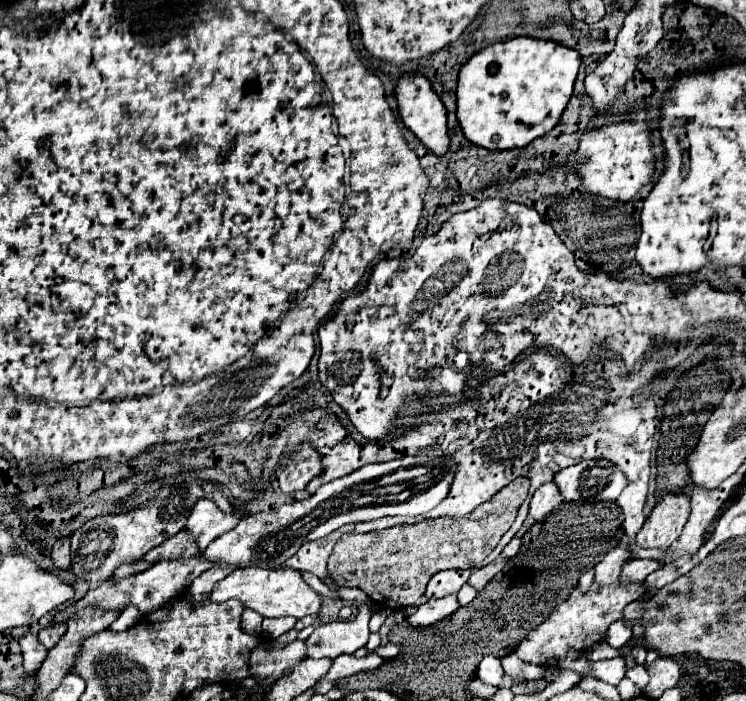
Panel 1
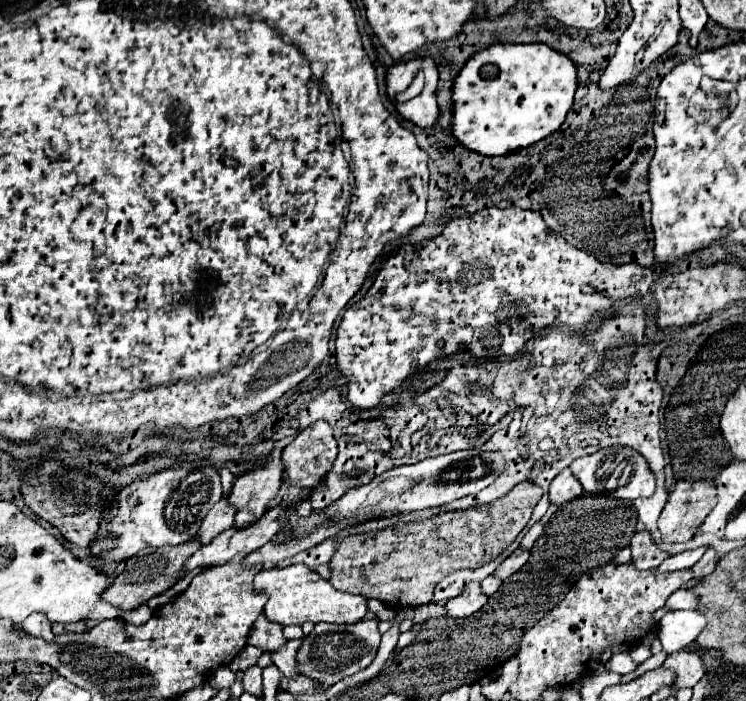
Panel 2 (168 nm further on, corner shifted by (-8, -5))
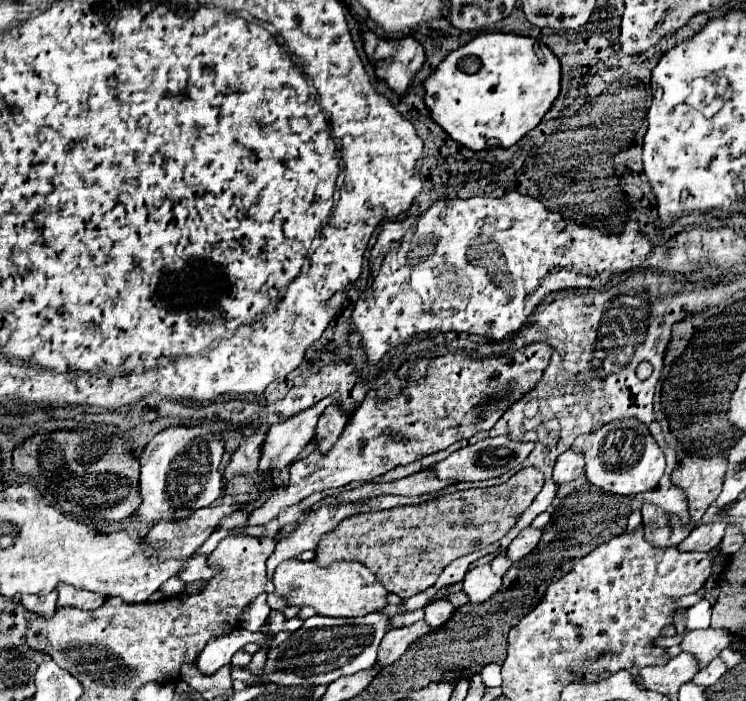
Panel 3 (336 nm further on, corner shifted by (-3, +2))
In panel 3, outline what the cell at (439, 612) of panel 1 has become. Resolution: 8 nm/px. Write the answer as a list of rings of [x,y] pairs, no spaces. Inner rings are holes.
[[[489,565],[473,567],[463,581],[461,591],[469,597],[469,603],[487,601],[501,587],[501,577],[497,577]]]

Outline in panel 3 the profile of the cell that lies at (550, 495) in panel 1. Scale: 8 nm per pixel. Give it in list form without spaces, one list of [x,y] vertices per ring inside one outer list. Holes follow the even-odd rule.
[[[571,449],[565,451],[563,455],[559,455],[557,463],[555,463],[555,469],[553,469],[553,481],[561,487],[561,485],[567,485],[571,481],[575,481],[581,473],[583,473],[583,457],[573,453]]]

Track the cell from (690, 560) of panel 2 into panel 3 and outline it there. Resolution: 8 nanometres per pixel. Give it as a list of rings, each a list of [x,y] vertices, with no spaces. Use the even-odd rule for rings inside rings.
[[[717,521],[717,523],[695,527],[689,533],[689,537],[685,537],[683,543],[679,543],[679,549],[681,551],[703,551],[703,553],[709,553],[709,551],[713,551],[719,545],[725,527],[727,527],[725,521]]]

